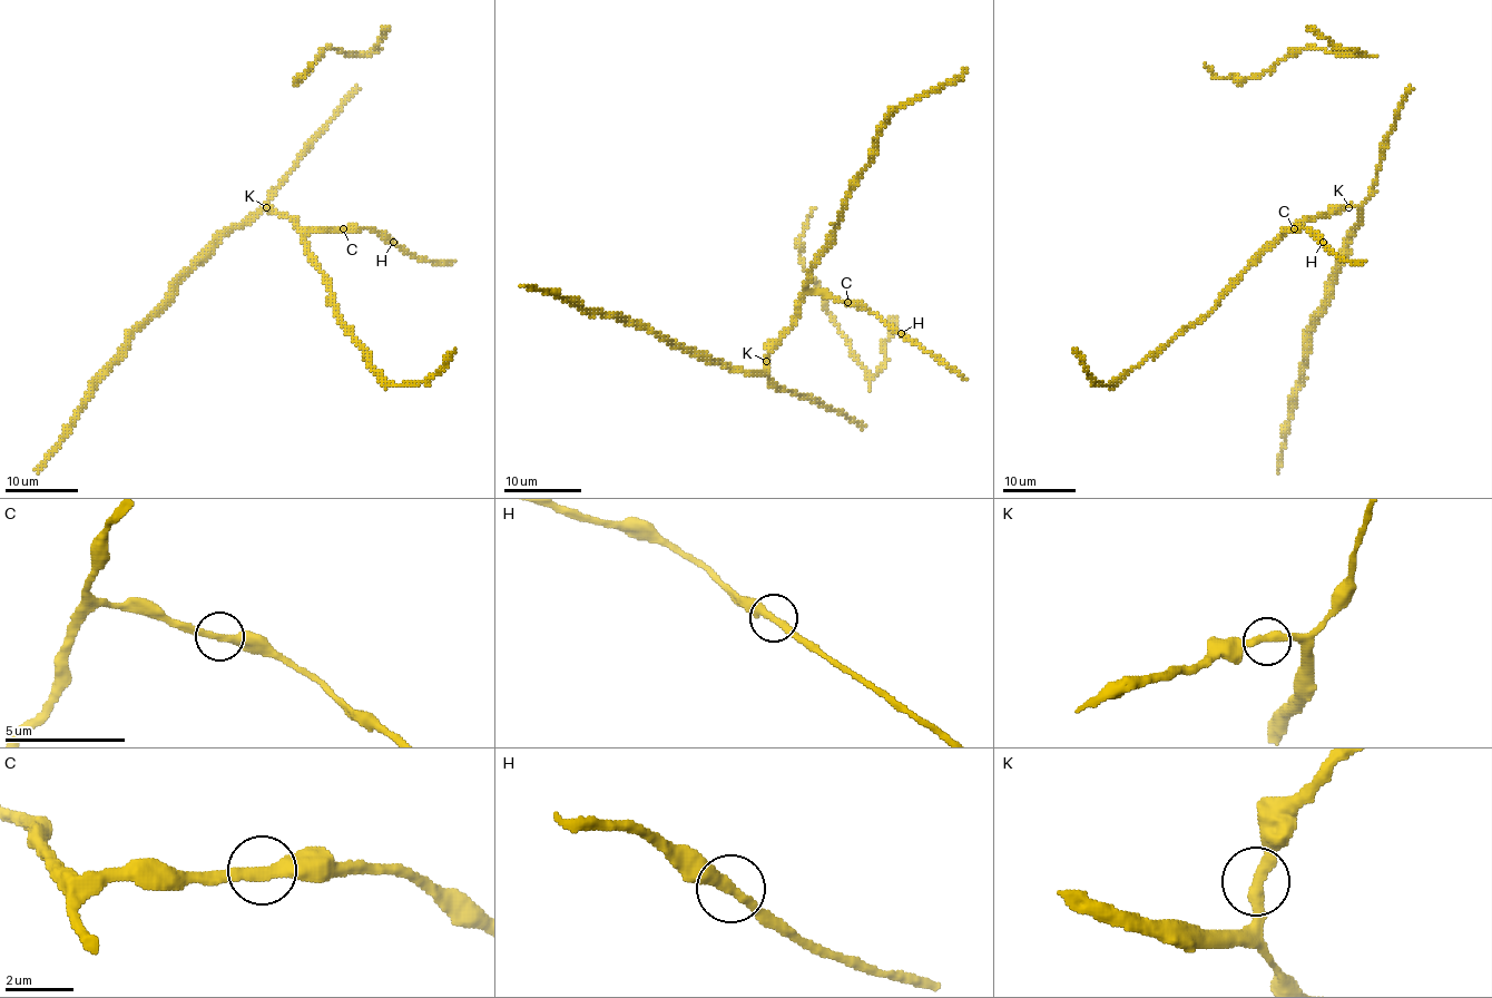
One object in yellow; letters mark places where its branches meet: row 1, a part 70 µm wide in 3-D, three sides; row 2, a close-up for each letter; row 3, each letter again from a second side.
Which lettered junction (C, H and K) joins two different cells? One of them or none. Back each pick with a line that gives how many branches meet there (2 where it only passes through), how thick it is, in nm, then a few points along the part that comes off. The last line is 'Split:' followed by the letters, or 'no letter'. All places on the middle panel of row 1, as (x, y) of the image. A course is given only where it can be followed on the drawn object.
Split: no letter

